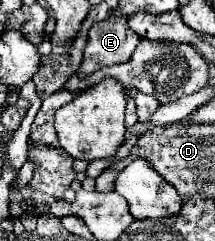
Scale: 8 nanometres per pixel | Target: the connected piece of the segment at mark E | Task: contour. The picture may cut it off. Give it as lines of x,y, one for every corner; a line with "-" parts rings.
110,16
104,22
98,22
88,32
88,44
84,50
84,60
78,70
80,78
90,76
102,66
128,62
136,50
140,36
128,28
124,16

